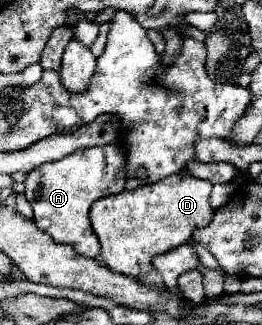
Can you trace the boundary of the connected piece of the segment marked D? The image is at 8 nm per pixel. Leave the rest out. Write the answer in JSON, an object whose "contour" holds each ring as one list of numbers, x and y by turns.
{"contour":[[174,174,156,184,122,190,116,196,96,200,90,208,90,220,102,246,100,256,104,264,114,272,138,278,148,270,156,254,186,244,194,228,202,228,212,220,214,210,210,206,210,192,212,182,190,174]]}

